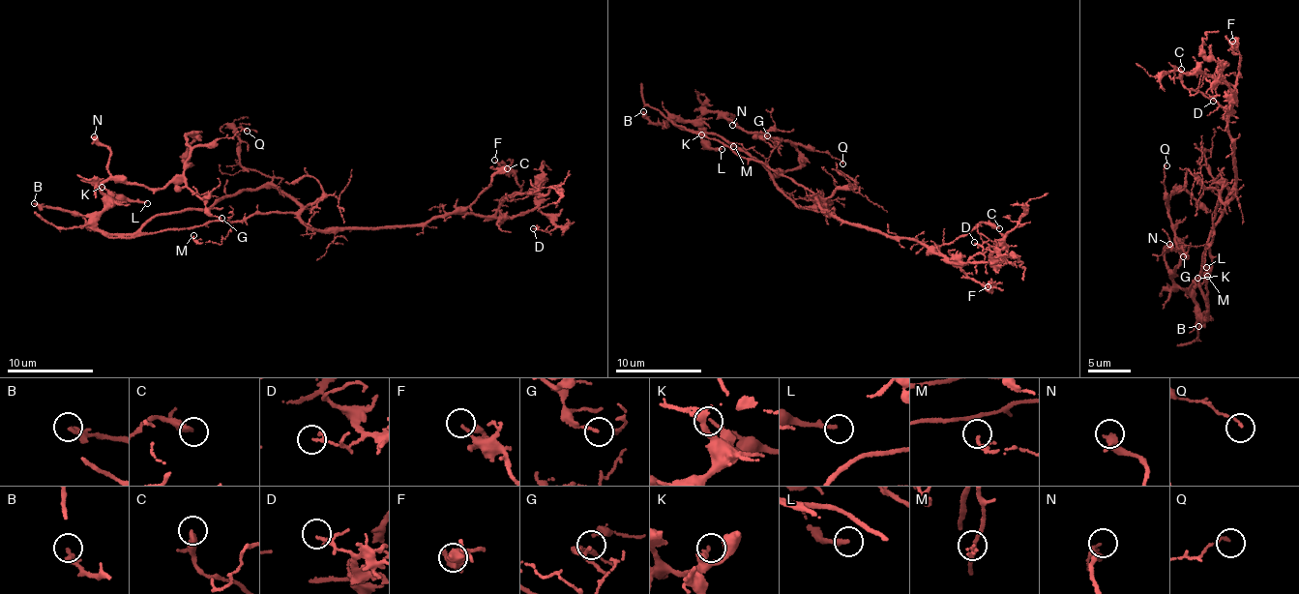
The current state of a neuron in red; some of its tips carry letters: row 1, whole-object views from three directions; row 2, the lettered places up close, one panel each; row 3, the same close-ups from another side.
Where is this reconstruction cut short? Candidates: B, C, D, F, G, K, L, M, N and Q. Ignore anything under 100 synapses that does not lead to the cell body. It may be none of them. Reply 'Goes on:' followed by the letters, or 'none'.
Goes on: none

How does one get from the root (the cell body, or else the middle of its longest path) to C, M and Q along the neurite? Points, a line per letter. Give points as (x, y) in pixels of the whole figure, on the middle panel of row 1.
C: (791, 181), (845, 222), (931, 247), (986, 222), (999, 228)
M: (791, 181), (766, 163), (765, 158), (753, 149), (747, 150), (738, 143), (733, 146)
Q: (791, 181), (672, 121), (692, 122), (718, 110), (747, 132), (810, 143), (842, 163)

